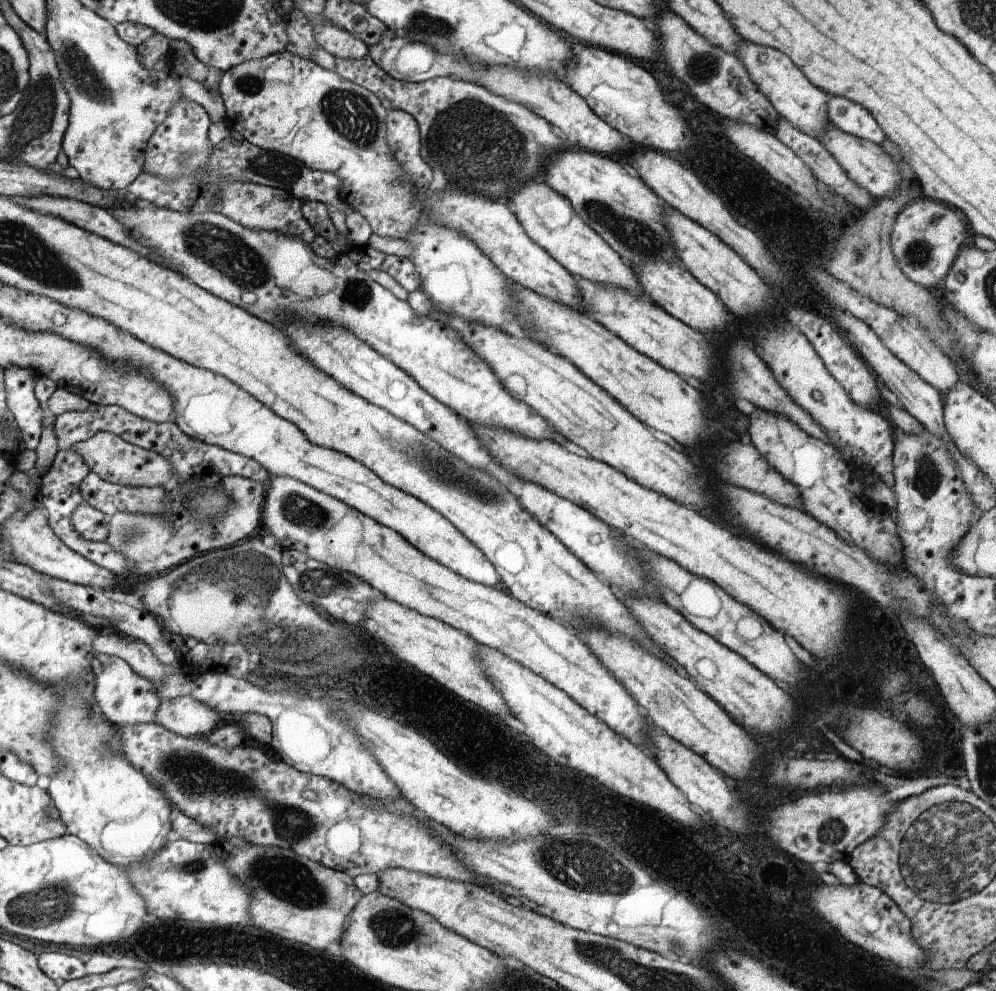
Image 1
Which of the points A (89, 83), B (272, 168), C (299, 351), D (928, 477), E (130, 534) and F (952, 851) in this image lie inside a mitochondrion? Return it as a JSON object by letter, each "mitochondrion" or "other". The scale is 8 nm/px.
{"A":"mitochondrion","B":"mitochondrion","C":"other","D":"mitochondrion","E":"mitochondrion","F":"mitochondrion"}

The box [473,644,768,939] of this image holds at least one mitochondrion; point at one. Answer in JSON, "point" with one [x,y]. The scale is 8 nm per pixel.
{"point":[575,866]}

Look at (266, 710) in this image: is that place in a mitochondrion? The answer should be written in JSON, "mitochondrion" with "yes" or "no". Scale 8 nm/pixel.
{"mitochondrion":"no"}

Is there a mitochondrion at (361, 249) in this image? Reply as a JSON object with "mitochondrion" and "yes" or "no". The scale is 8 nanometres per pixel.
{"mitochondrion":"no"}

